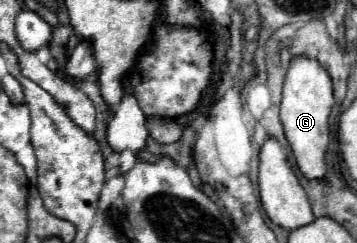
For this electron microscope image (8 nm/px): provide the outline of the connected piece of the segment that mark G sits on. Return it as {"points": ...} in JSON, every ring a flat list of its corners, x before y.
{"points":[[296,55,290,59,284,87,282,87,282,105,280,105,280,121,284,125,286,139,292,147,296,163,306,177,320,177,326,169,326,147,330,141,328,133,328,117,334,105,332,95,332,79,328,71,310,57]]}

